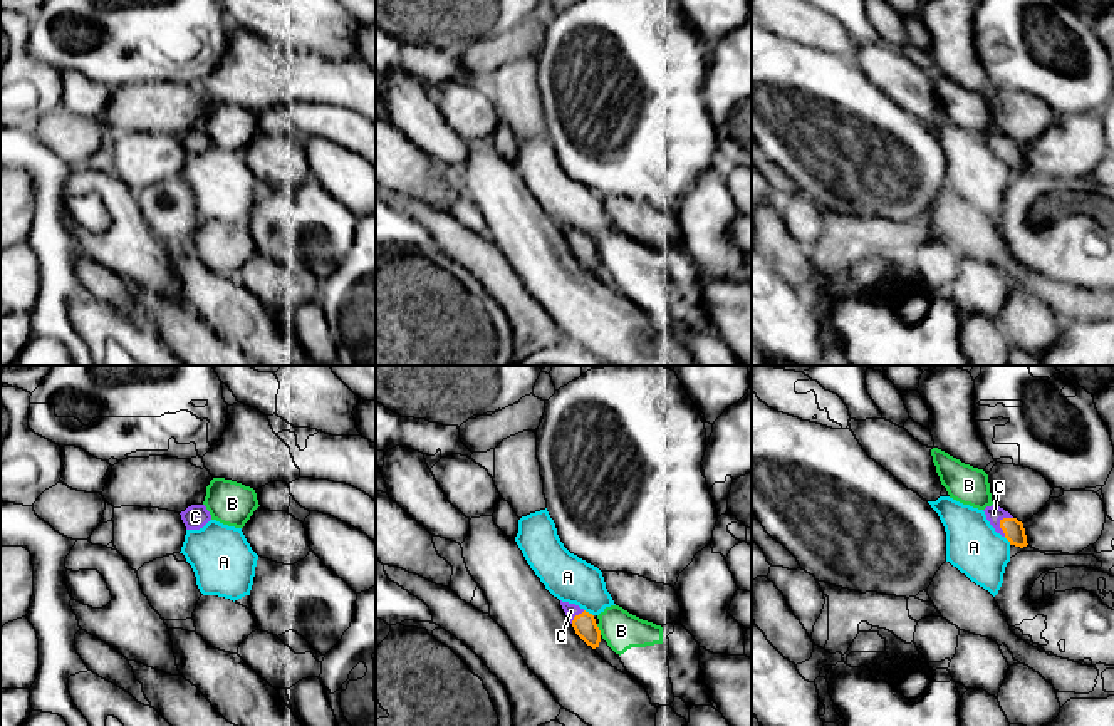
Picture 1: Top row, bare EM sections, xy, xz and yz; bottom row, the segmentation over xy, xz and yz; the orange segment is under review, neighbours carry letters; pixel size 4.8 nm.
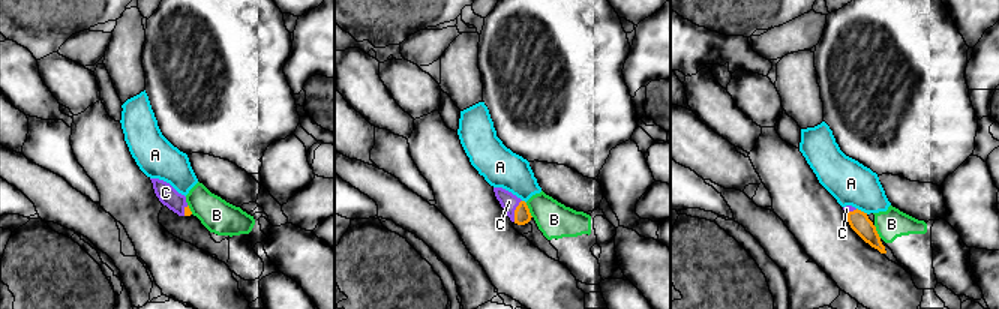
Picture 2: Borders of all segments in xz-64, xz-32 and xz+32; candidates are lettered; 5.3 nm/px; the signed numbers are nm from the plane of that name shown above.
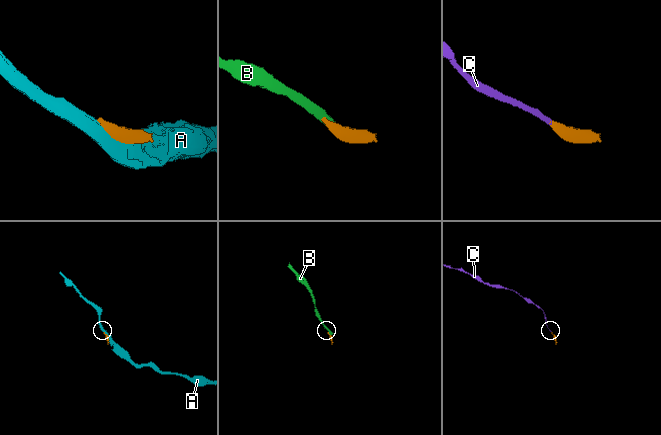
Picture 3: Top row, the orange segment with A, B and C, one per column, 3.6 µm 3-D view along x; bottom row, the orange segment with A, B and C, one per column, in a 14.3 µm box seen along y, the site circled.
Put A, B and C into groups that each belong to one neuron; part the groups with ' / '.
A / B / C

